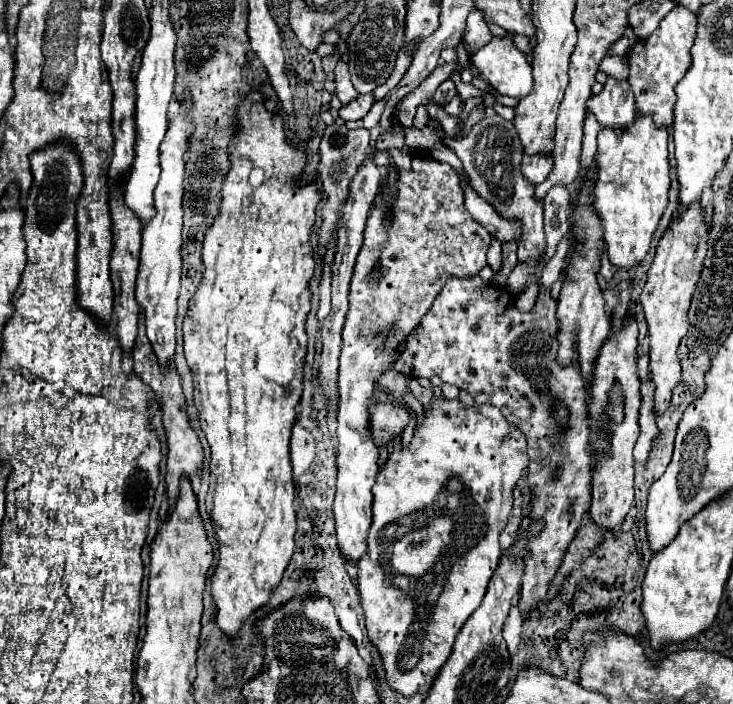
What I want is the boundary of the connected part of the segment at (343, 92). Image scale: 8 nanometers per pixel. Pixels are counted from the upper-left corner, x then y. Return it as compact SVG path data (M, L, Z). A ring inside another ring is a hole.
M339 62L337 68L335 68L335 94L337 94L337 98L341 100L343 106L359 96L359 92L351 86L349 68L347 68L345 62Z

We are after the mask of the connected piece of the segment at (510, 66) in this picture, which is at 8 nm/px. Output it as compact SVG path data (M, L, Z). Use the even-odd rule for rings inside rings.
M493 36L491 42L487 42L481 50L469 54L469 62L483 74L483 78L499 92L505 96L513 98L525 98L533 86L533 76L531 76L531 64L527 62L527 56L517 50L513 44L513 38L507 36Z

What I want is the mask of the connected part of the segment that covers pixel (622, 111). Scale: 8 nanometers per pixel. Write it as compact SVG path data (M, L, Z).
M607 76L603 90L587 100L587 112L597 118L601 126L625 128L635 118L635 98L627 80Z

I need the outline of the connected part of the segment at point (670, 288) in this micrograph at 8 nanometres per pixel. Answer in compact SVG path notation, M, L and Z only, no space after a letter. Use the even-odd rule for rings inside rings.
M699 202L689 204L685 210L679 210L665 234L661 236L655 252L655 260L649 268L647 282L641 292L641 302L645 310L645 318L649 324L649 358L655 382L655 412L661 414L671 400L671 390L679 382L681 366L677 358L677 348L681 338L687 334L687 310L691 302L691 294L695 292L703 258L707 252L707 222L703 214L703 206Z

